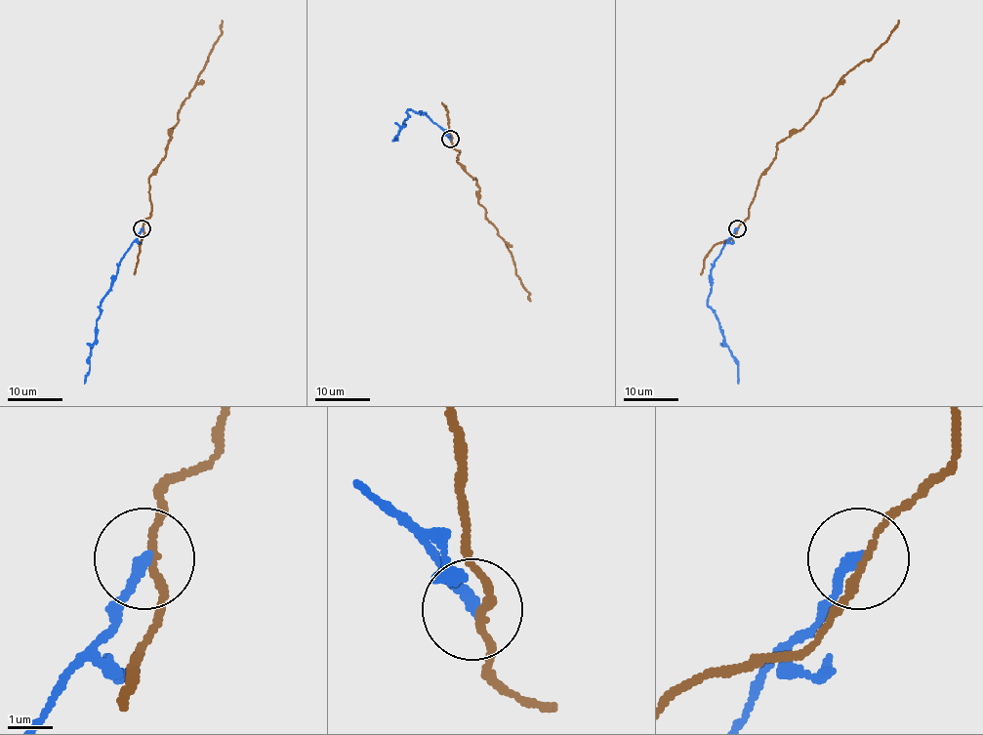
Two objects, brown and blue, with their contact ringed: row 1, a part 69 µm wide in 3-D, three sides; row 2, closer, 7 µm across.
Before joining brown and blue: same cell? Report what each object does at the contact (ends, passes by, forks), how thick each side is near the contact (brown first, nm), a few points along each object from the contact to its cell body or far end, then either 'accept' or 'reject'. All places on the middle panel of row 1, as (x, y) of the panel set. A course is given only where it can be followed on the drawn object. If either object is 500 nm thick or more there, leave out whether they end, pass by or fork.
brown passes by; blue ends there; 150 nm thick on the brown side, 280 nm on the other; brown runs (450, 139), (460, 150), (457, 161), (478, 185), (478, 203), (504, 239), (529, 301); blue runs (450, 139), (426, 113), (409, 109), (398, 139), (392, 141); reject

